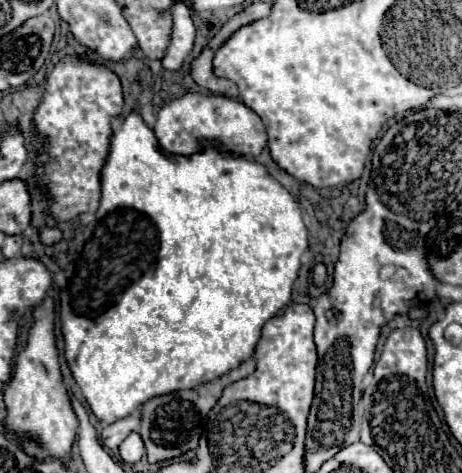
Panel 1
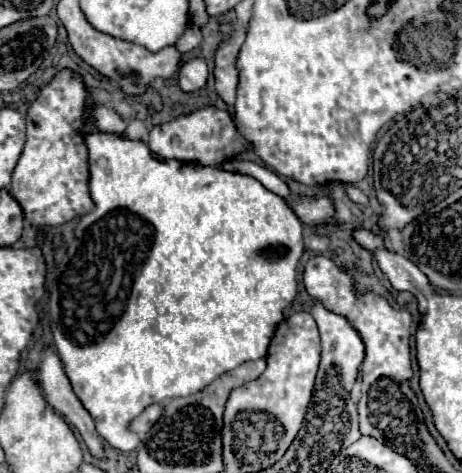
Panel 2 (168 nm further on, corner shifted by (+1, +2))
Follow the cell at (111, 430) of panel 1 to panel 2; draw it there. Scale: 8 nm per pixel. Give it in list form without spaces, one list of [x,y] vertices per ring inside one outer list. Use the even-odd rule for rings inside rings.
[[[152,404],[152,406],[148,406],[148,408],[130,424],[130,430],[136,432],[136,434],[146,434],[146,432],[158,422],[158,418],[162,416],[162,412],[164,412],[164,406],[162,406],[162,404]]]

